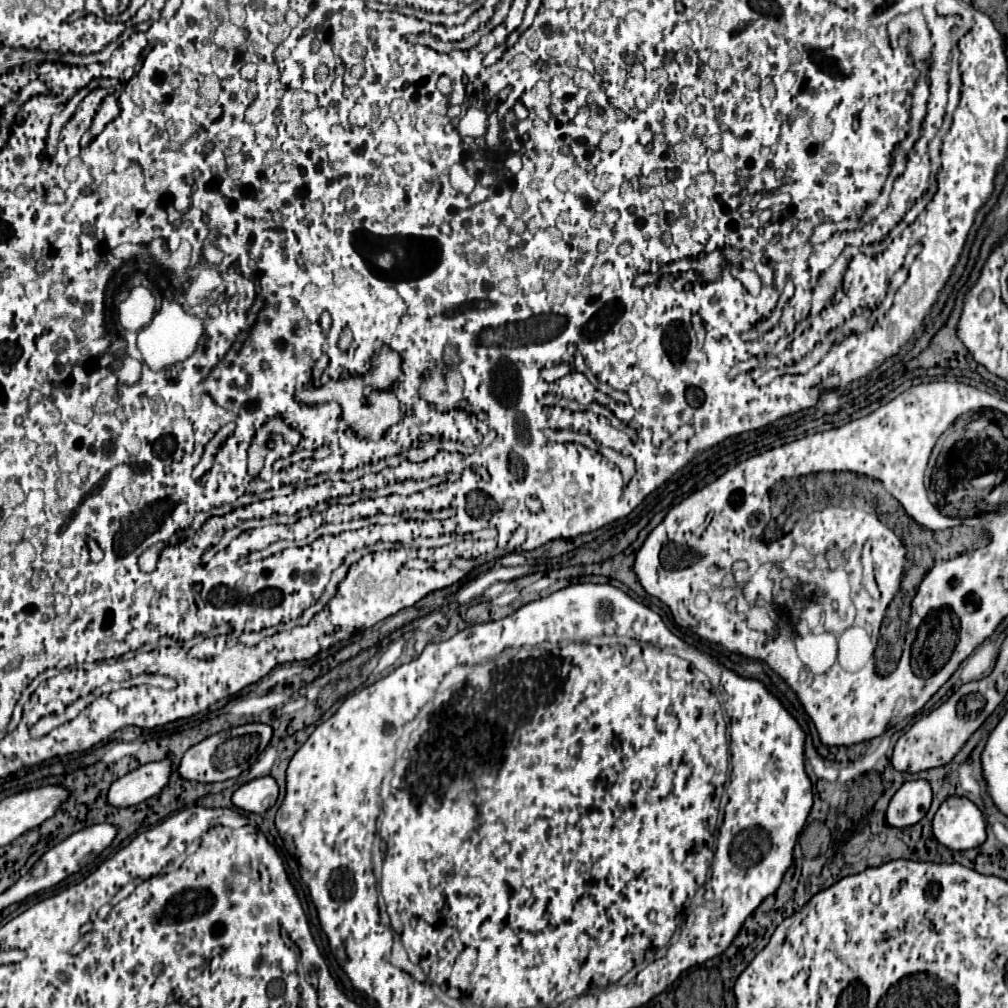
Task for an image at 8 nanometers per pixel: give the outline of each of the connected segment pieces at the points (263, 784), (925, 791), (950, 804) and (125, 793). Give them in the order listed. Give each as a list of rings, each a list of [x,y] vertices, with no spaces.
[[[262,776],[262,778],[254,778],[246,784],[242,784],[234,796],[232,802],[234,806],[246,810],[246,812],[256,812],[256,814],[264,814],[268,808],[272,808],[278,800],[278,784],[272,776]]]
[[[926,780],[904,782],[902,788],[892,796],[886,820],[894,828],[906,828],[920,822],[932,802],[932,788]]]
[[[950,796],[942,802],[932,828],[938,842],[950,850],[970,850],[986,840],[986,820],[980,808],[962,796]]]
[[[164,758],[158,762],[144,764],[110,786],[108,802],[118,808],[140,804],[156,796],[168,782],[172,774],[172,760]]]

